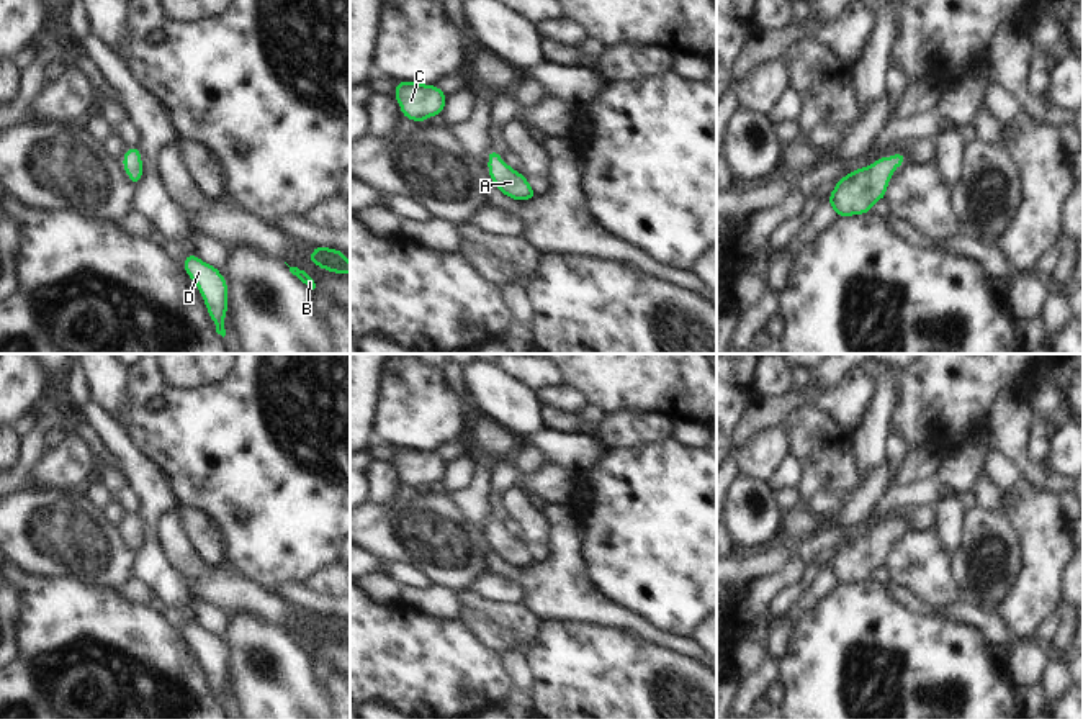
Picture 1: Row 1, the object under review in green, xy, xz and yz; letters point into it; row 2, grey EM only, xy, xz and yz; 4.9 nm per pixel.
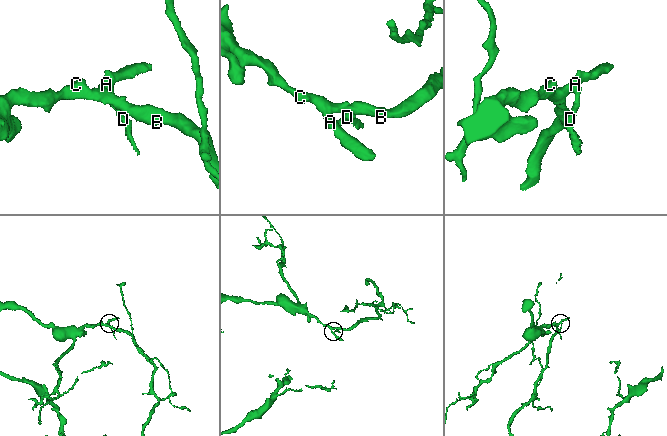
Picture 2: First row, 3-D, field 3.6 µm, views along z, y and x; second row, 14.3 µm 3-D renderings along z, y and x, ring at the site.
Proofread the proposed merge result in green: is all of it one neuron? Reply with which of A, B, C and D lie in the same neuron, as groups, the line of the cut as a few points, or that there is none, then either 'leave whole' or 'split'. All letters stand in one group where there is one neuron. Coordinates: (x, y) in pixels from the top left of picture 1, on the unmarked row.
groups A B C D; cut none; leave whole

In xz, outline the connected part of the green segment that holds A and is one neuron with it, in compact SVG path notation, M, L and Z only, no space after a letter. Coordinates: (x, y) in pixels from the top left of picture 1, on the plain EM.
M489 516L488 527L489 542L499 558L512 567L533 567L537 563L525 542L509 534L494 516Z

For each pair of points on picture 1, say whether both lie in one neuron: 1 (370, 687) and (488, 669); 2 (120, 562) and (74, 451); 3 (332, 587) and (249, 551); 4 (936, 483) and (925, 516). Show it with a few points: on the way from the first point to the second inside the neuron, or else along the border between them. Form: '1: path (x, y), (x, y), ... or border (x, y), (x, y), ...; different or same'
1: path (399, 669), (458, 669); same
2: border (40, 485), (77, 490); different
3: border (332, 564), (318, 569), (303, 583); different
4: border (931, 503), (905, 505), (890, 513); different

